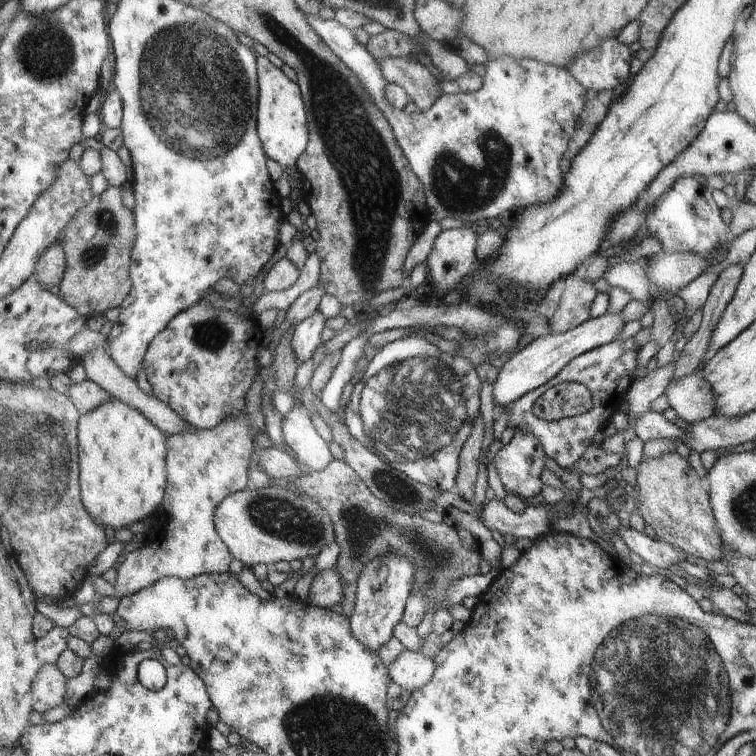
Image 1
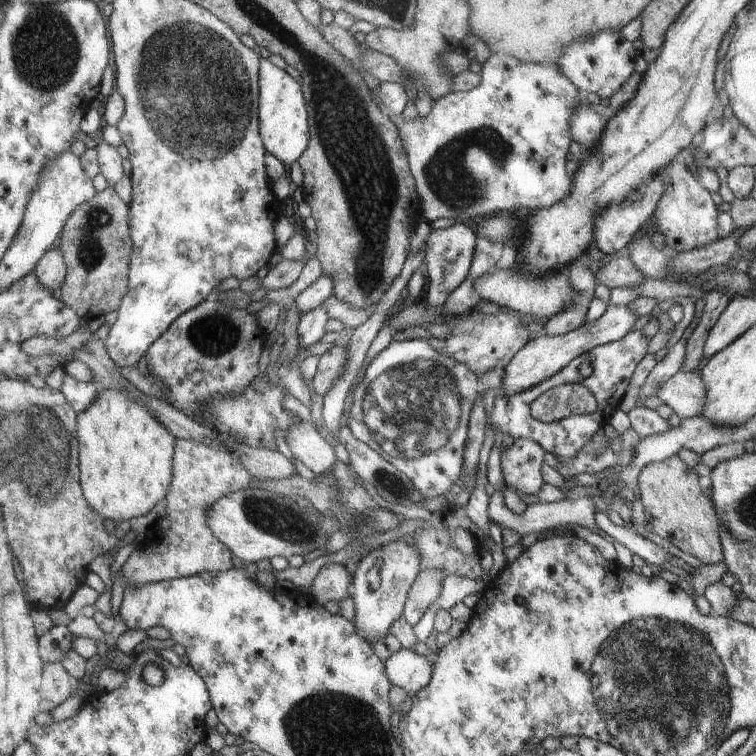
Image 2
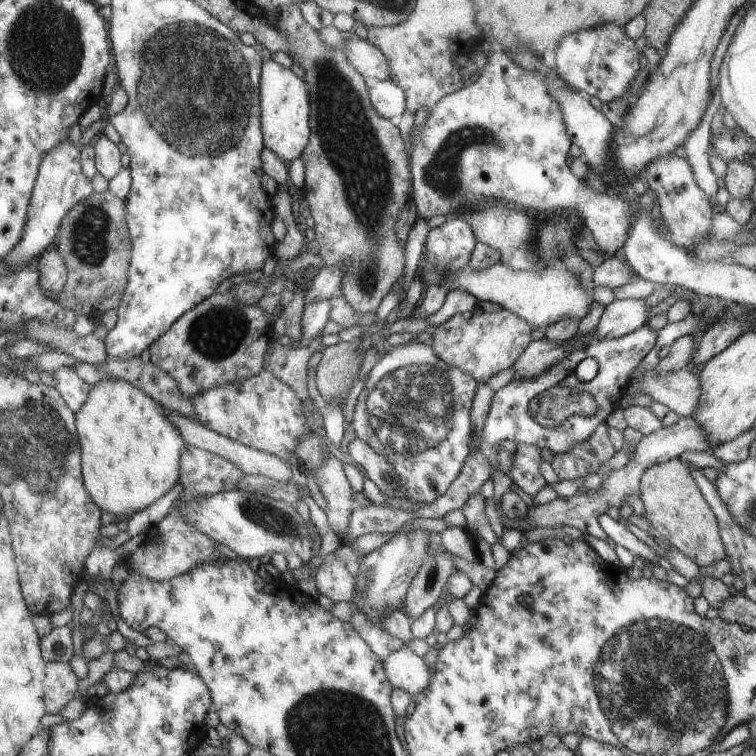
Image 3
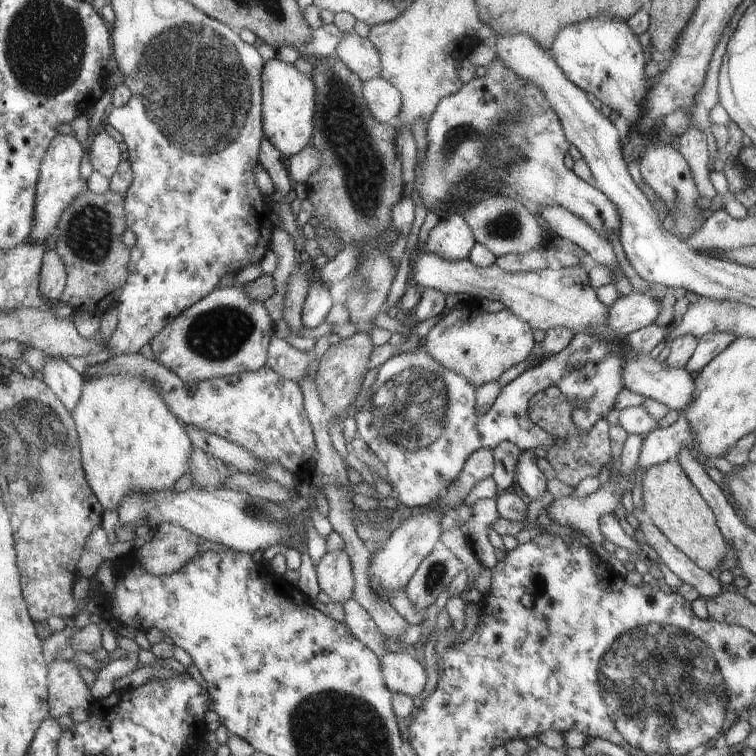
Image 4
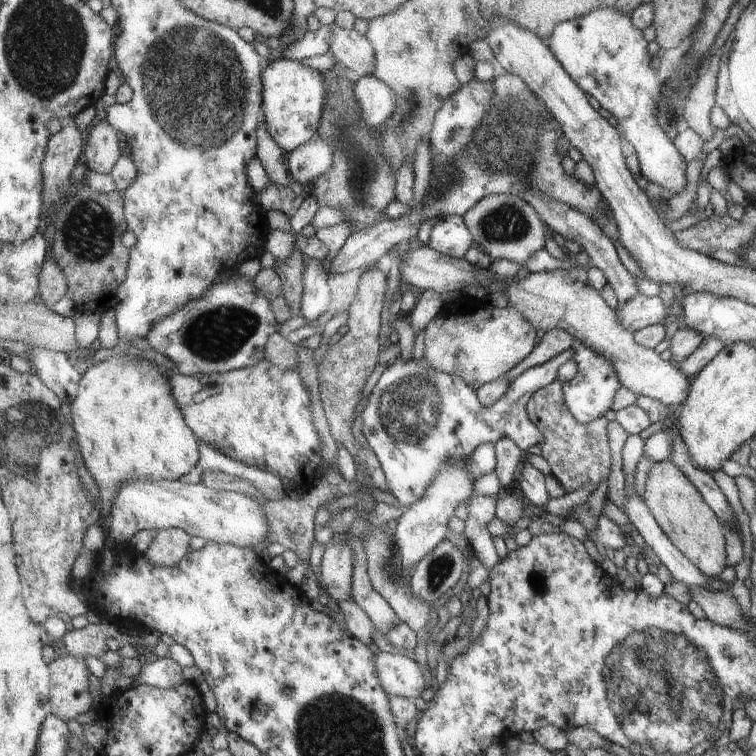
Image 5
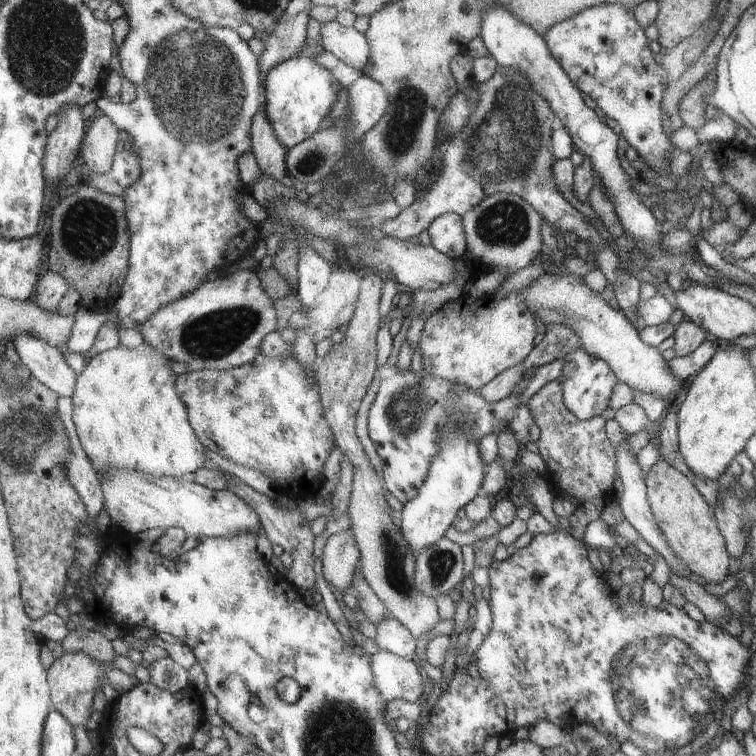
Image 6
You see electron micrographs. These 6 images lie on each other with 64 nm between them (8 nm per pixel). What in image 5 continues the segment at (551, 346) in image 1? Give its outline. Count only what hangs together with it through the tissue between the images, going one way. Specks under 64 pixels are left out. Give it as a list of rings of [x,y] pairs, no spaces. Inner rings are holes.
[[[637,294],[635,298],[617,308],[617,318],[623,322],[623,326],[627,326],[633,332],[643,330],[645,326],[663,324],[667,316],[669,308],[663,304],[659,296],[647,298],[643,294]]]

